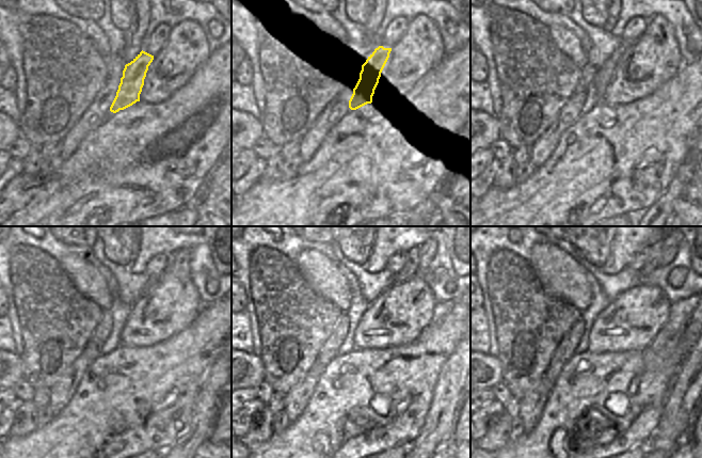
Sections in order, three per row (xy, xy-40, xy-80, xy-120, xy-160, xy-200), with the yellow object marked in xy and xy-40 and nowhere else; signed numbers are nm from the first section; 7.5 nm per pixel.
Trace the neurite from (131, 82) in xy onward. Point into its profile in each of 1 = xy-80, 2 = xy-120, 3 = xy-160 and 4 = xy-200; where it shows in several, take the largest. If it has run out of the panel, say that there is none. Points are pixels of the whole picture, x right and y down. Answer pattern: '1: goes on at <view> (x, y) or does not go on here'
1: goes on at xy-80 (605, 74)
2: goes on at xy-120 (153, 281)
3: goes on at xy-160 (410, 267)
4: goes on at xy-200 (653, 261)

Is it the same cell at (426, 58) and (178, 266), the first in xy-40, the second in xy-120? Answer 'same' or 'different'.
same

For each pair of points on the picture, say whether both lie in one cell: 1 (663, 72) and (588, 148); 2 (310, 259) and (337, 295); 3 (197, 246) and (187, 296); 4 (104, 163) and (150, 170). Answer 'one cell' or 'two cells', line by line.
1: two cells
2: one cell
3: two cells
4: one cell

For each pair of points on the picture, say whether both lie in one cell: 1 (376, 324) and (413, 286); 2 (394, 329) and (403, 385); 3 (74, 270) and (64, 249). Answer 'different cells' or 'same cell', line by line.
1: same cell
2: different cells
3: different cells

